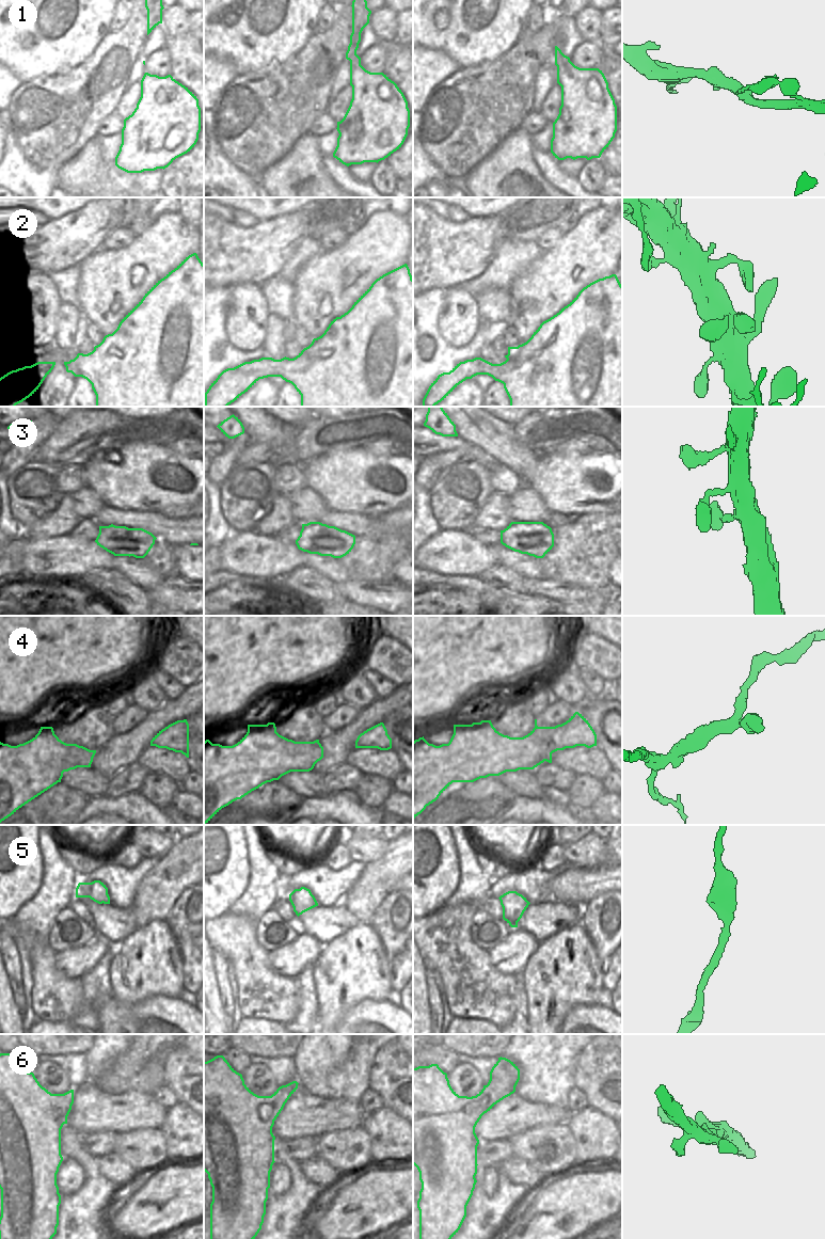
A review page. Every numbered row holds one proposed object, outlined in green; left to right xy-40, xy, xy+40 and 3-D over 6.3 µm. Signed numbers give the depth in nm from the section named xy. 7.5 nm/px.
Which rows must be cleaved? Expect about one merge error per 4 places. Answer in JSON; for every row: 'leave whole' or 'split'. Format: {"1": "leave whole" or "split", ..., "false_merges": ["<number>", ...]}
{"1": "leave whole", "2": "leave whole", "3": "leave whole", "4": "leave whole", "5": "leave whole", "6": "leave whole", "false_merges": []}

